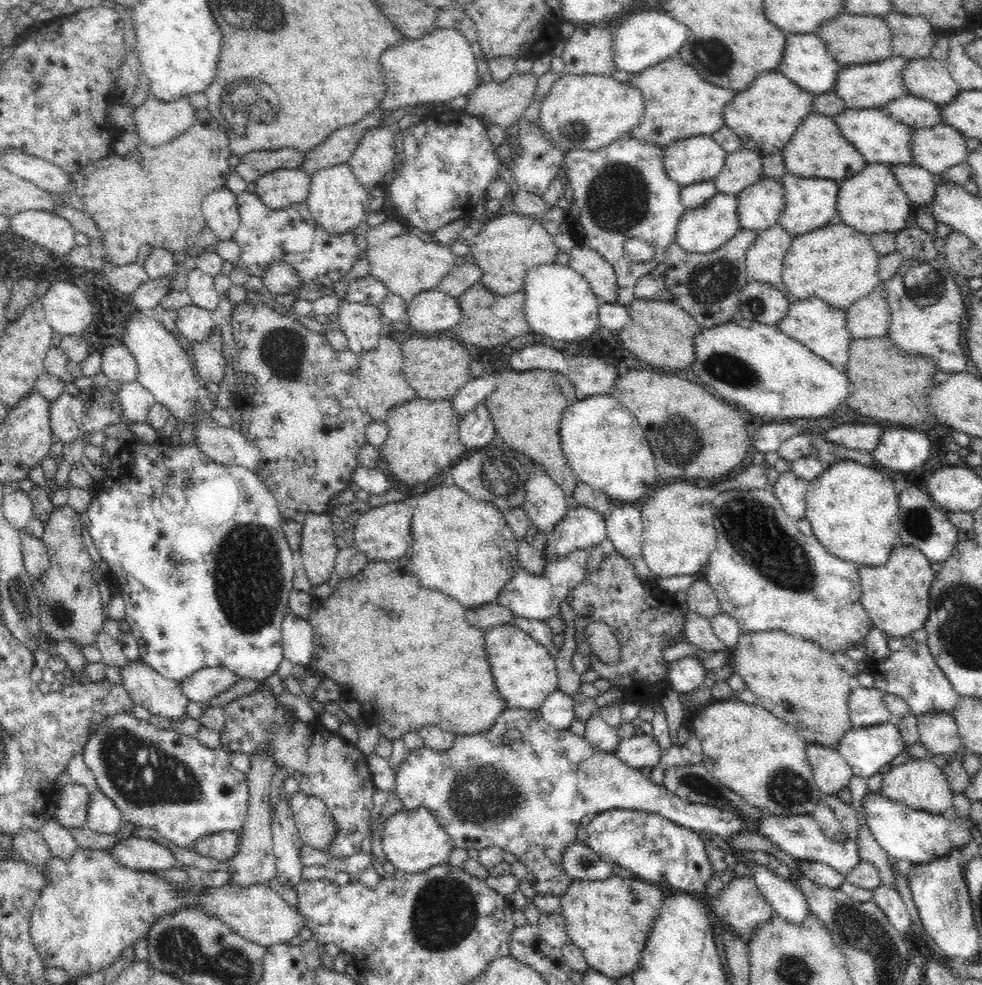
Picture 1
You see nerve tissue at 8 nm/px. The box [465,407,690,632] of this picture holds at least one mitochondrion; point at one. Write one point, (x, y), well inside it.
(498, 478)

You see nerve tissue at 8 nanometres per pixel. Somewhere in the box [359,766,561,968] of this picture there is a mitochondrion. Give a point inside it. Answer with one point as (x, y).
(445, 912)

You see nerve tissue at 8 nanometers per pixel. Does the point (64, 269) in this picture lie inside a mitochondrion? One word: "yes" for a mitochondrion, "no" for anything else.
no

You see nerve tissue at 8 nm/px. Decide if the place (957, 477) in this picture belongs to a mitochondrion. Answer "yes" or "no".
no

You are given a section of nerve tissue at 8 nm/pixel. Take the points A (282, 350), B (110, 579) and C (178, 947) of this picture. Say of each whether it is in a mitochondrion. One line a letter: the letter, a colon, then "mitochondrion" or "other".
A: mitochondrion
B: other
C: mitochondrion

